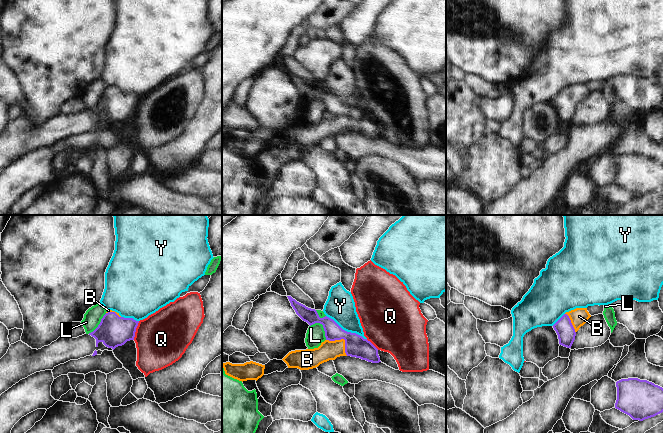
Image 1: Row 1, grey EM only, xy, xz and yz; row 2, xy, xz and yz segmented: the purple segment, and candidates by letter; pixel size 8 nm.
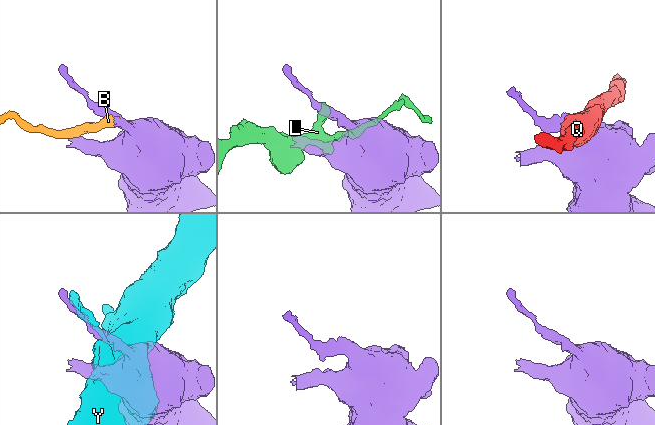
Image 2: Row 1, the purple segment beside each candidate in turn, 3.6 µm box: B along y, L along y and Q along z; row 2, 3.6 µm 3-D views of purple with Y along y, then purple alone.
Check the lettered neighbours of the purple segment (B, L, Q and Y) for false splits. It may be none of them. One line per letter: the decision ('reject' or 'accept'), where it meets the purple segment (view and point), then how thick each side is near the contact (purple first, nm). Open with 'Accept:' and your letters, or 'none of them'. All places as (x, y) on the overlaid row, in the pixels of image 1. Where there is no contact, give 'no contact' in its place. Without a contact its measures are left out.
Accept: B
B: accept; contact xz (343, 338); calibres 180 and 160 nm
L: reject; contact xz (323, 326); calibres 140 and 150 nm
Q: reject; contact xy (135, 330); calibres 240 and 420 nm
Y: reject; contact xz (346, 331); calibres 180 and 240 nm

